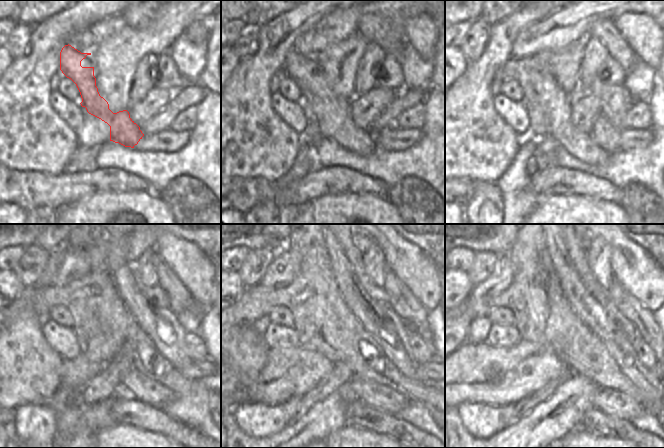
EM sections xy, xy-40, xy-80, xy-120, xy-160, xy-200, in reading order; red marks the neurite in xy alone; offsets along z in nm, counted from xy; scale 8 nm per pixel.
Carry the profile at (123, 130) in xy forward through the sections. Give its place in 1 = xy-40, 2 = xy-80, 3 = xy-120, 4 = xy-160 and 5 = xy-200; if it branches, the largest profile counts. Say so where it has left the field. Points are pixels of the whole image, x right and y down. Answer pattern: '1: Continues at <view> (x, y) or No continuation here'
1: Continues at xy-40 (334, 115)
2: Continues at xy-80 (558, 107)
3: Continues at xy-120 (149, 391)
4: Continues at xy-160 (382, 397)
5: Continues at xy-200 (613, 402).

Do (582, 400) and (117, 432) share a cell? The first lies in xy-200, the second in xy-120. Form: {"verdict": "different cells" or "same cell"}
{"verdict": "different cells"}

